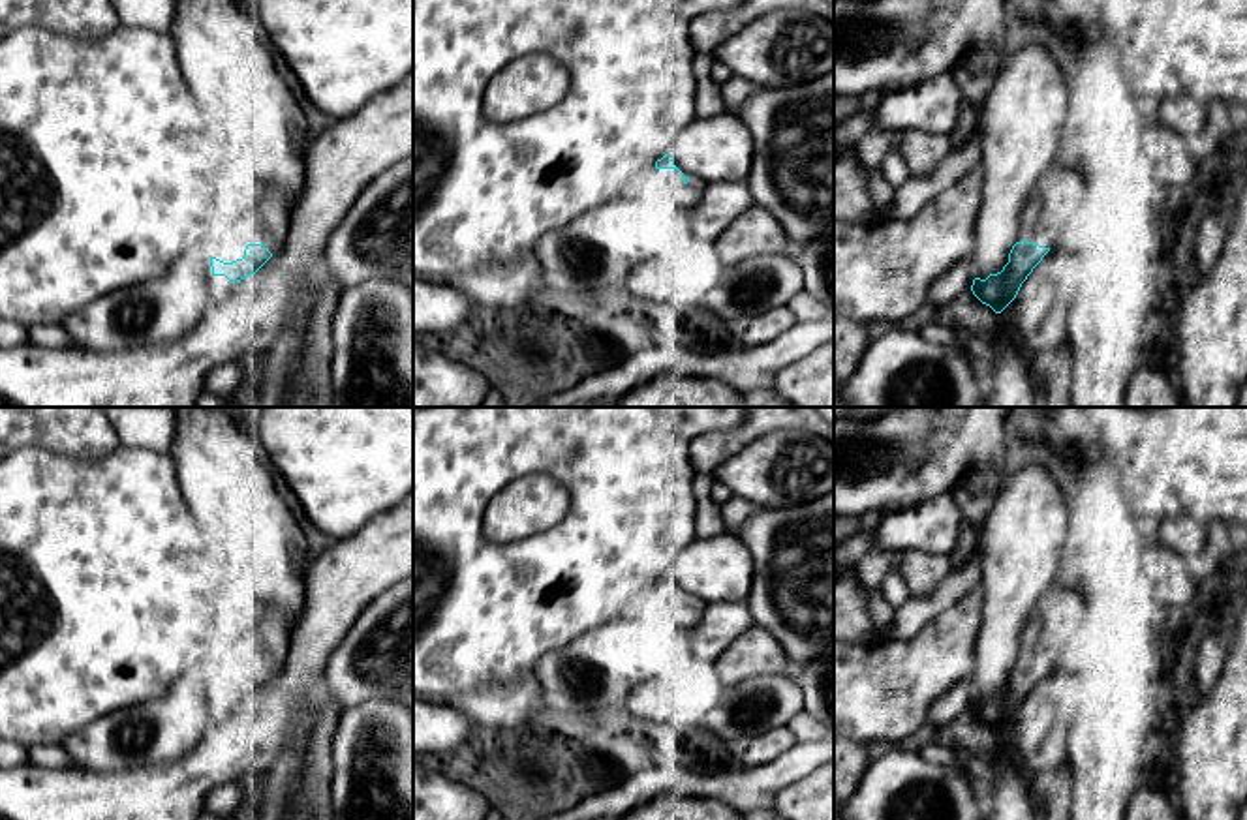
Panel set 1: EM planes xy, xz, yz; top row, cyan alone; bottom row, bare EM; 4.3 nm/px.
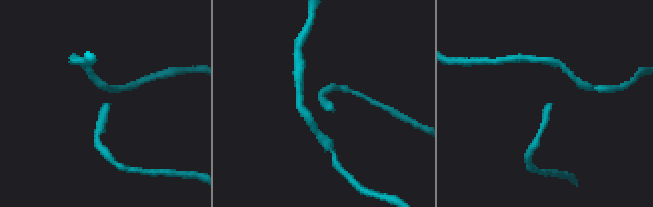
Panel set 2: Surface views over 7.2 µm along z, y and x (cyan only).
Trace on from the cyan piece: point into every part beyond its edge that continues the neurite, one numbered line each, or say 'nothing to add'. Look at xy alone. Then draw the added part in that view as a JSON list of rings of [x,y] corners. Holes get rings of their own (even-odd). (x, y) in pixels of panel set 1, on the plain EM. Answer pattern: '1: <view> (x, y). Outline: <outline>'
1: xy (277, 635). Outline: [[[269,606],[265,608],[261,629],[263,629],[261,664],[274,676],[276,672],[280,672],[285,661],[291,632],[282,614]]]

